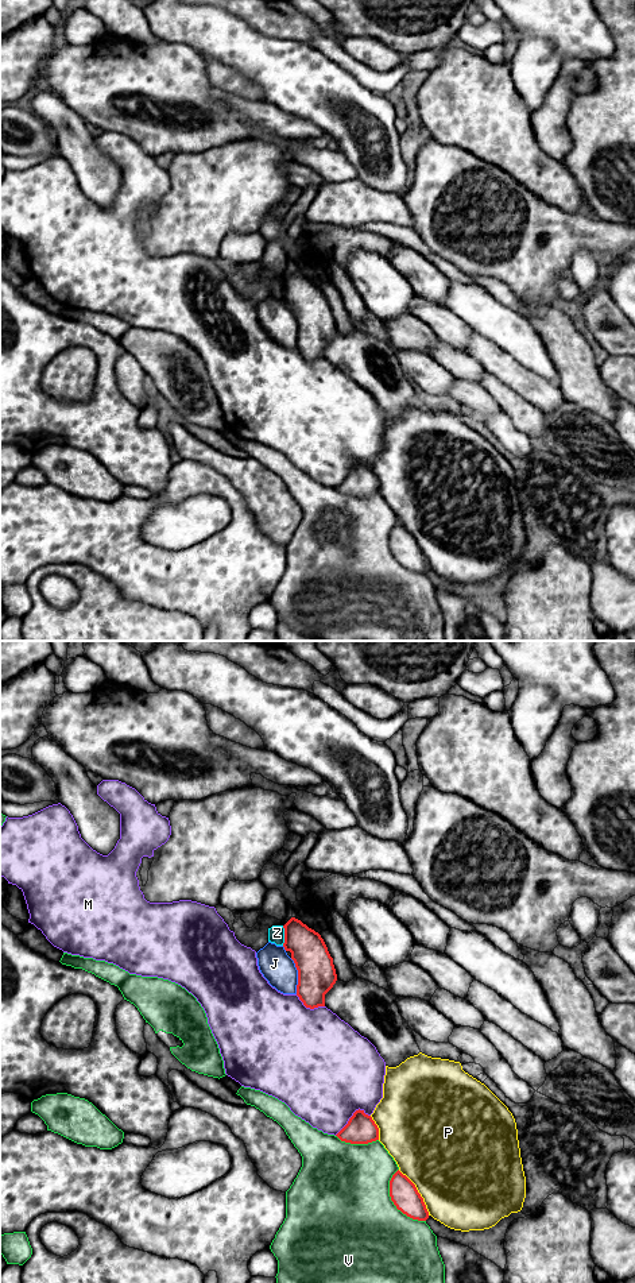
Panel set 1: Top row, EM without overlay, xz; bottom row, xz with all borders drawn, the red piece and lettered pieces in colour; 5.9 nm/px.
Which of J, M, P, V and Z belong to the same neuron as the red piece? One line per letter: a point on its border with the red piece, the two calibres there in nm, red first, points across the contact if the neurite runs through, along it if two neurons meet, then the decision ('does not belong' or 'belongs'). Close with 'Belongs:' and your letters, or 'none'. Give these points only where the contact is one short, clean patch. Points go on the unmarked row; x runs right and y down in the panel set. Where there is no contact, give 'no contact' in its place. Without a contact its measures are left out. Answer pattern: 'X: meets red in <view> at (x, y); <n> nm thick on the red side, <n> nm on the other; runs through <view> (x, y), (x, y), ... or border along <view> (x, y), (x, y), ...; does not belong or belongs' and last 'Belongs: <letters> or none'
J: meets red in xz at (298, 328); 220 nm thick on the red side, 190 nm on the other; does not belong
M: meets red in xz at (352, 468); 180 nm thick on the red side, 480 nm on the other; does not belong
P: meets red in xz at (417, 544); 160 nm thick on the red side, 480 nm on the other; does not belong
V: meets red in xz at (392, 553); 160 nm thick on the red side, 500 nm on the other; does not belong
Z: meets red in xz at (285, 288); 220 nm thick on the red side, 100 nm on the other; border along xz (282, 278), (283, 297); does not belong
Belongs: none

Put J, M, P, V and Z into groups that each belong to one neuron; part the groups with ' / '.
J / M / P / V / Z

